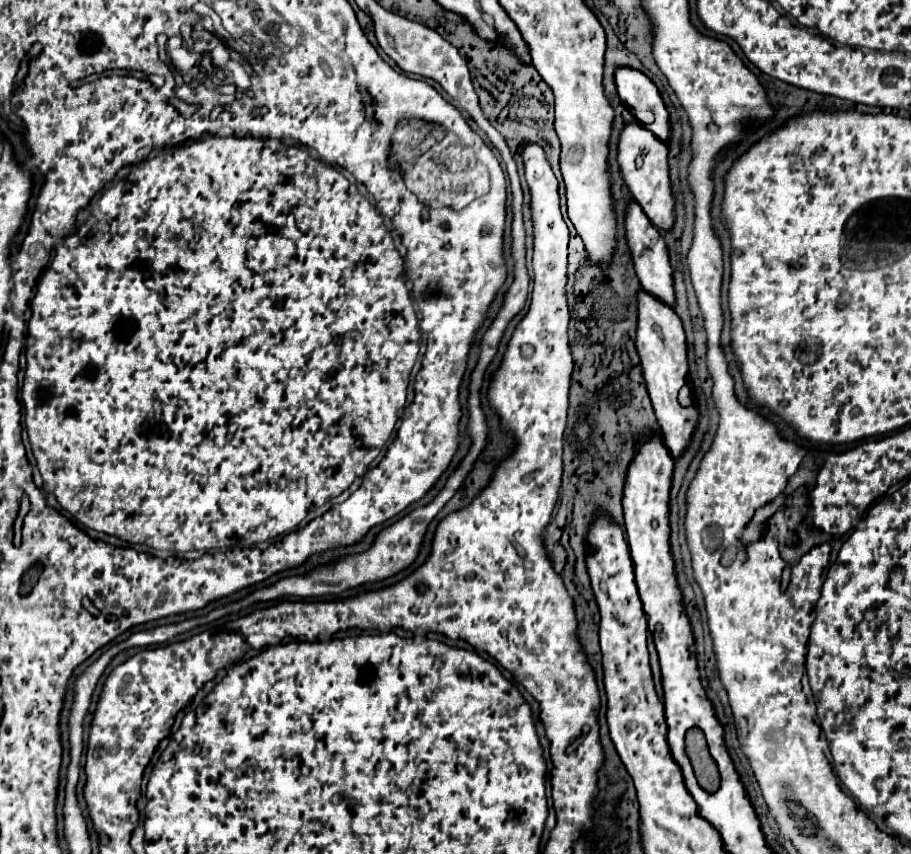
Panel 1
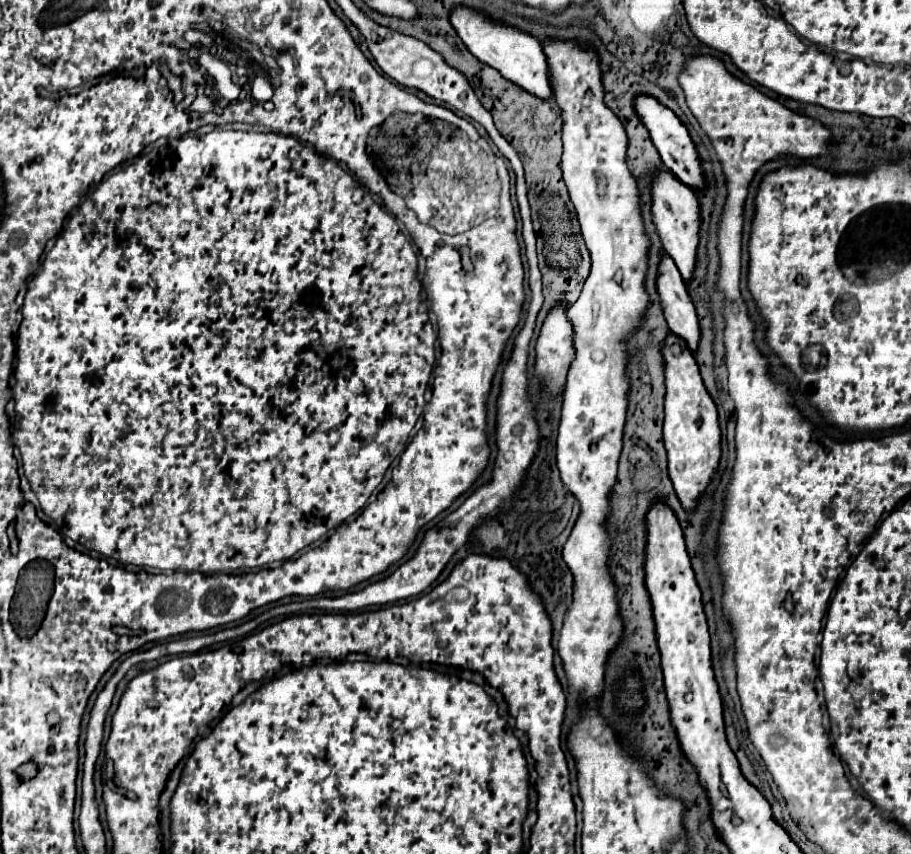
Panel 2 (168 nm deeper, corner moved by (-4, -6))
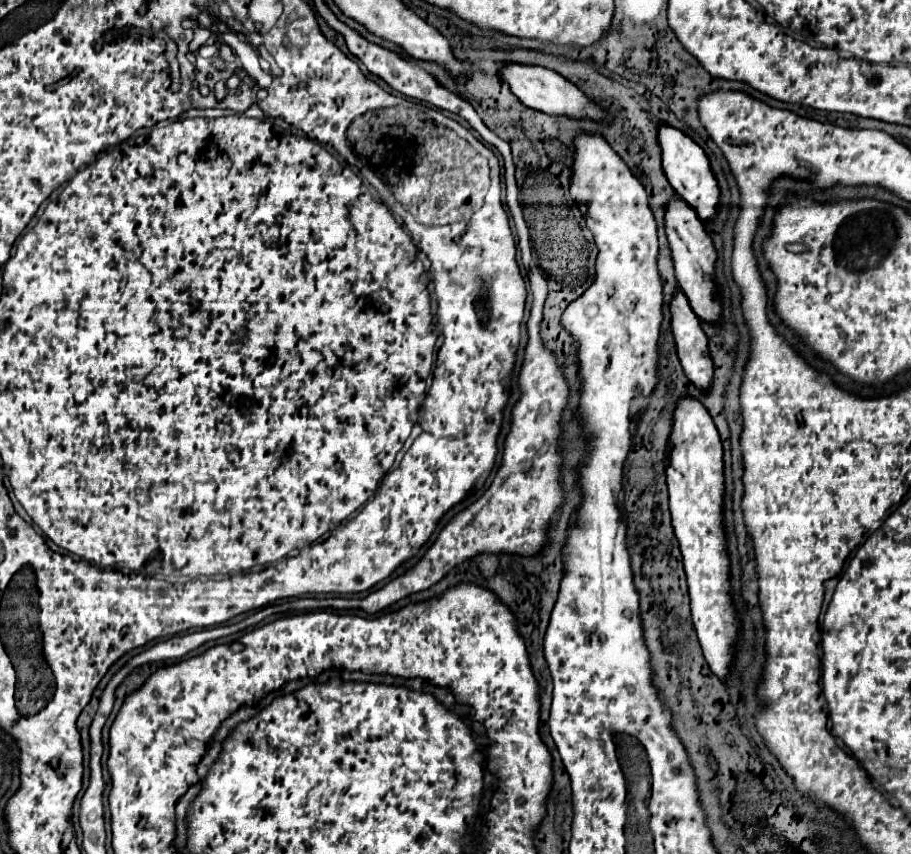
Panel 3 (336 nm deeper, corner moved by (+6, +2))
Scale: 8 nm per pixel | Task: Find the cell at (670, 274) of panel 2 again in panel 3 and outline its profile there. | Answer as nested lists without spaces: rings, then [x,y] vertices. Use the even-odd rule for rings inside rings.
[[[681,292],[671,302],[671,328],[677,344],[677,354],[687,378],[701,390],[709,392],[713,382],[713,360],[709,354],[709,340],[701,328],[697,314]]]

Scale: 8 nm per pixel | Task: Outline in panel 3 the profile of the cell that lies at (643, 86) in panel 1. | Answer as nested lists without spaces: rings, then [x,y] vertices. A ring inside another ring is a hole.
[[[669,126],[663,128],[663,134],[659,136],[659,144],[663,146],[663,170],[675,194],[683,202],[687,202],[703,222],[715,220],[717,206],[719,206],[719,186],[711,172],[705,152],[691,138],[687,138],[681,130],[675,130]]]

